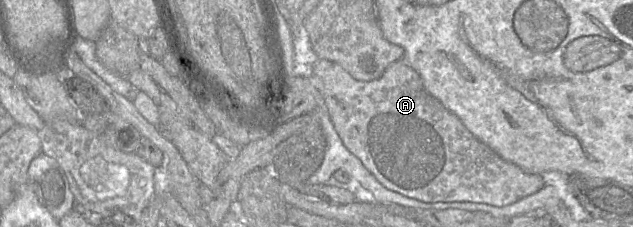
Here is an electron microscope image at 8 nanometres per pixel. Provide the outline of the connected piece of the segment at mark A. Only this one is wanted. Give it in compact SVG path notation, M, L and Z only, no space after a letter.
M319 58L314 64L313 75L318 76L323 82L324 103L329 111L332 123L345 147L363 163L384 187L389 190L423 202L475 202L502 207L515 203L545 187L542 175L528 173L517 165L505 161L488 146L476 139L455 114L447 110L441 102L426 91L419 74L402 60L390 64L383 75L376 80L359 81L354 79L340 65Z

